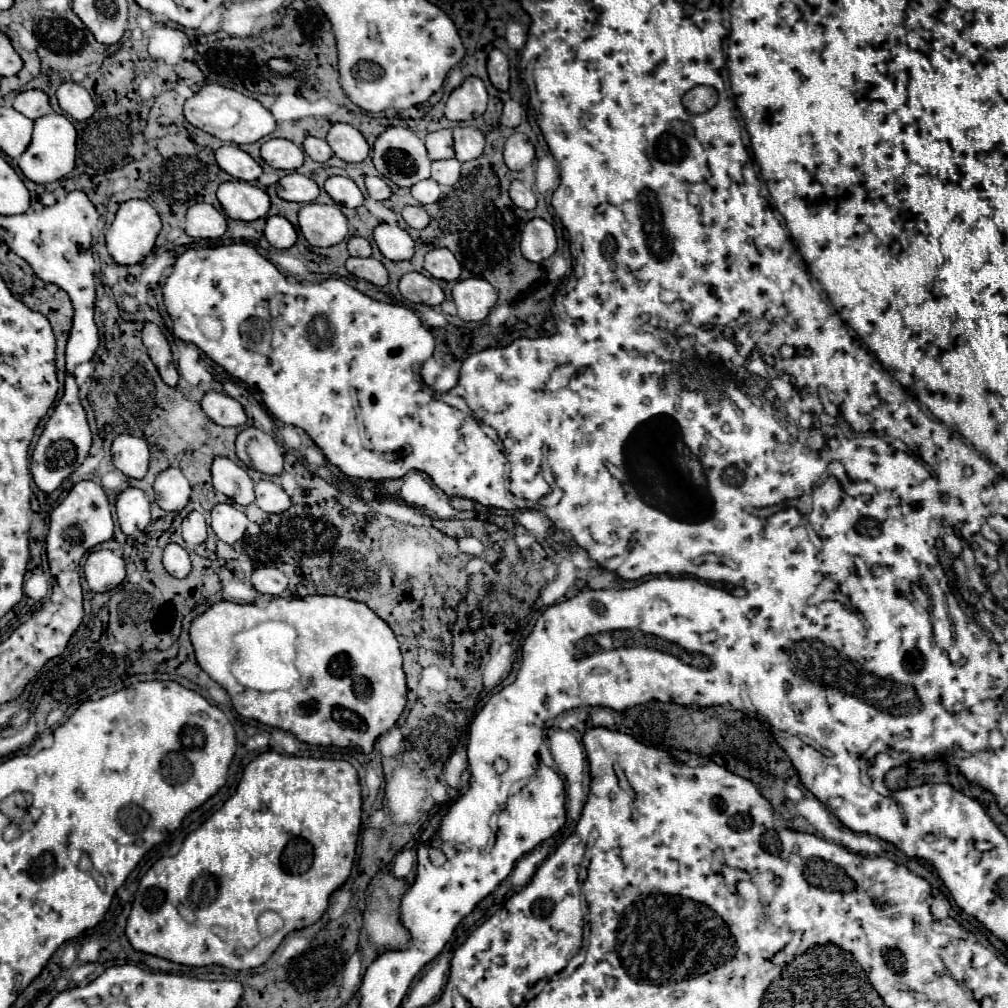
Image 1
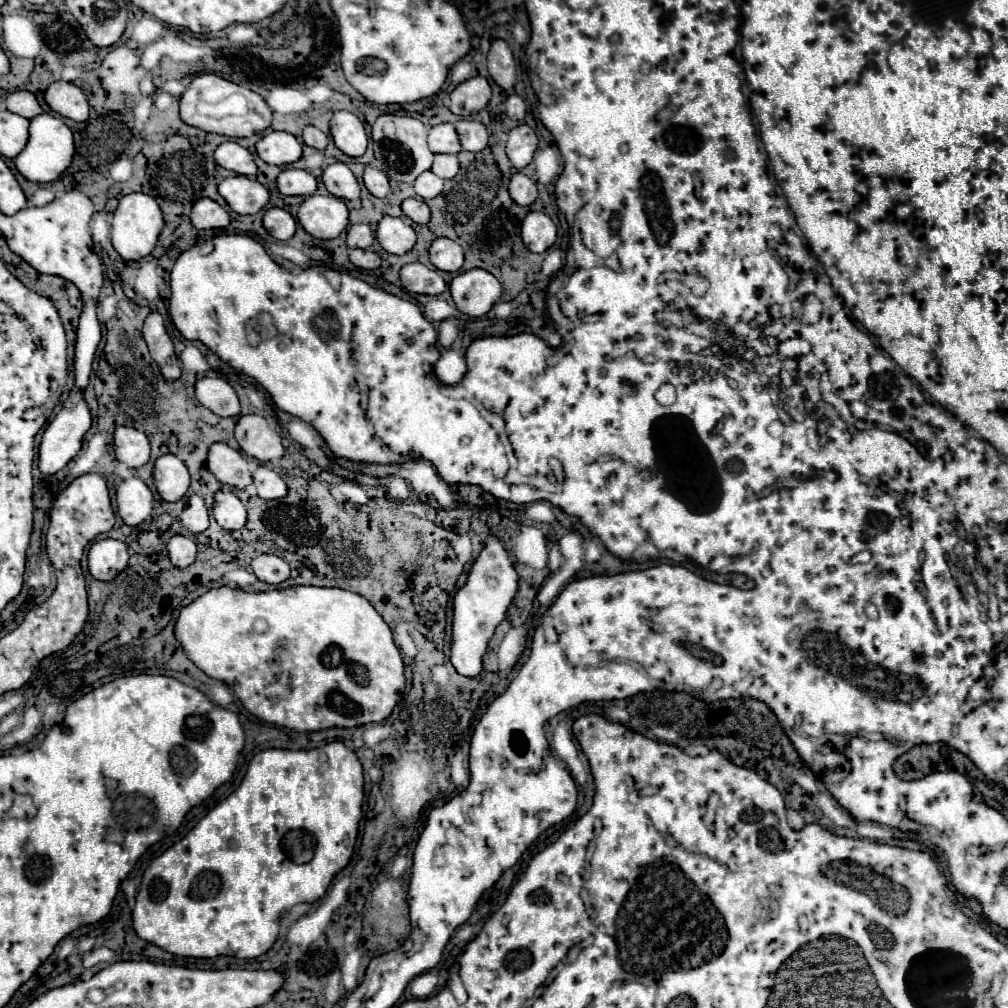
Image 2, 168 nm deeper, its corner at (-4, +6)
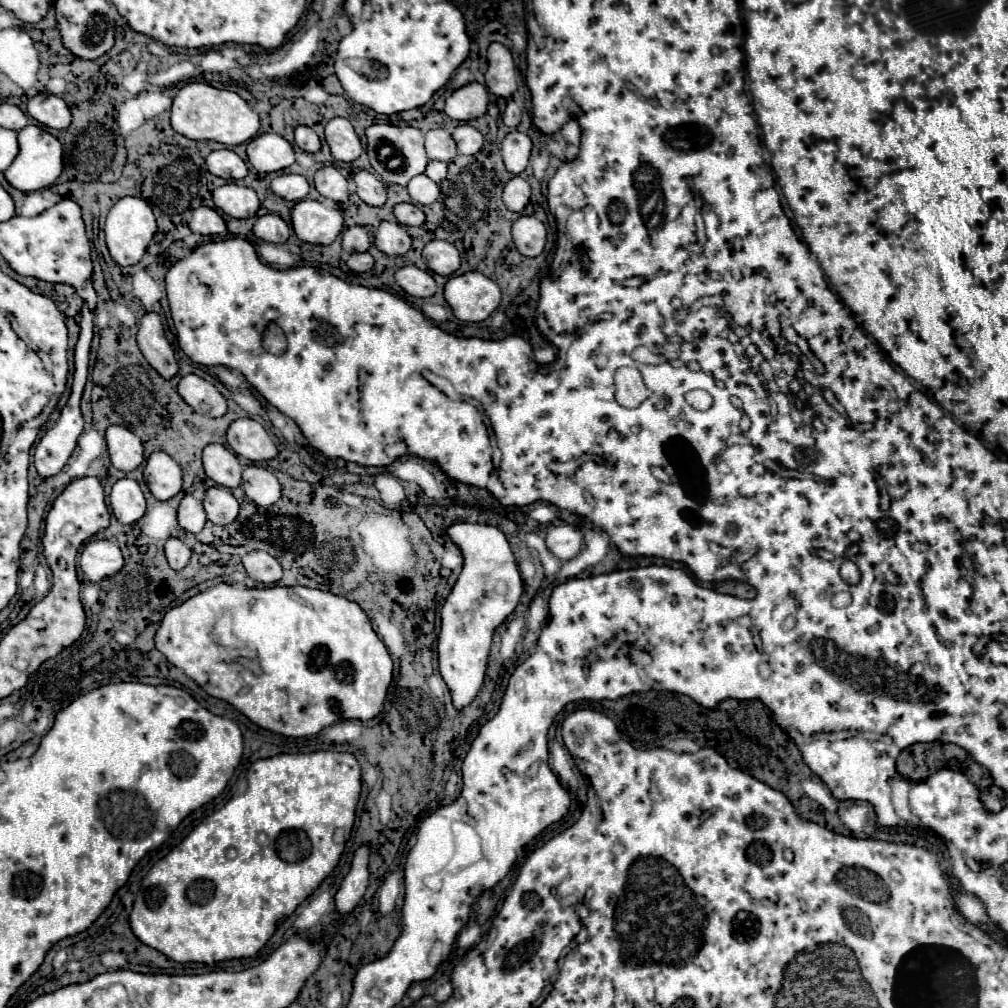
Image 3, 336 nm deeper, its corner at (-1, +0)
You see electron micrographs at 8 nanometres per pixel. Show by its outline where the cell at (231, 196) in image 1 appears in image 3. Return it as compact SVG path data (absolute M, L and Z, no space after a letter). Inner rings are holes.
M226 183L218 189L212 191L214 205L228 217L244 219L244 217L254 217L260 201L254 193L254 189L238 185L238 183Z

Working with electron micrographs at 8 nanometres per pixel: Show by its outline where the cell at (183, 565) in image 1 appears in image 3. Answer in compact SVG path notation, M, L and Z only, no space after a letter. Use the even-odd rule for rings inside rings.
M168 539L166 545L164 545L164 549L166 549L166 557L168 557L170 567L176 569L176 571L184 569L186 563L190 561L192 551L180 539Z

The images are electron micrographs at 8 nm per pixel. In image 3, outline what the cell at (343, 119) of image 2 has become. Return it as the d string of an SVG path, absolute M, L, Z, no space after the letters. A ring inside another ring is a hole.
M342 117L330 119L326 125L326 141L332 149L334 159L338 161L350 163L350 161L356 161L362 153L362 143L348 119L342 119Z

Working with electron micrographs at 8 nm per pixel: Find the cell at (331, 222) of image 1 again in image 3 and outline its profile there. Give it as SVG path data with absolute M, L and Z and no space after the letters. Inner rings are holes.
M298 201L292 211L292 227L300 241L312 245L330 245L342 231L344 219L336 209L324 207L320 201Z

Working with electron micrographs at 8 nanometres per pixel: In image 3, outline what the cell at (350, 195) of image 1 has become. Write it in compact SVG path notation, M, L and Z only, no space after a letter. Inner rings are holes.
M332 165L328 167L322 167L316 171L314 175L314 185L316 185L316 191L322 195L322 197L328 197L336 203L344 203L348 201L348 181L346 177Z

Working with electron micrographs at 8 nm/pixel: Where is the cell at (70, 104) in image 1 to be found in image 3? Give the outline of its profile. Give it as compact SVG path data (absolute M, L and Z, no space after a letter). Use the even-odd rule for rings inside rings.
M38 93L36 97L32 97L26 105L26 113L42 127L50 129L66 129L72 121L68 105L60 97L50 93Z

